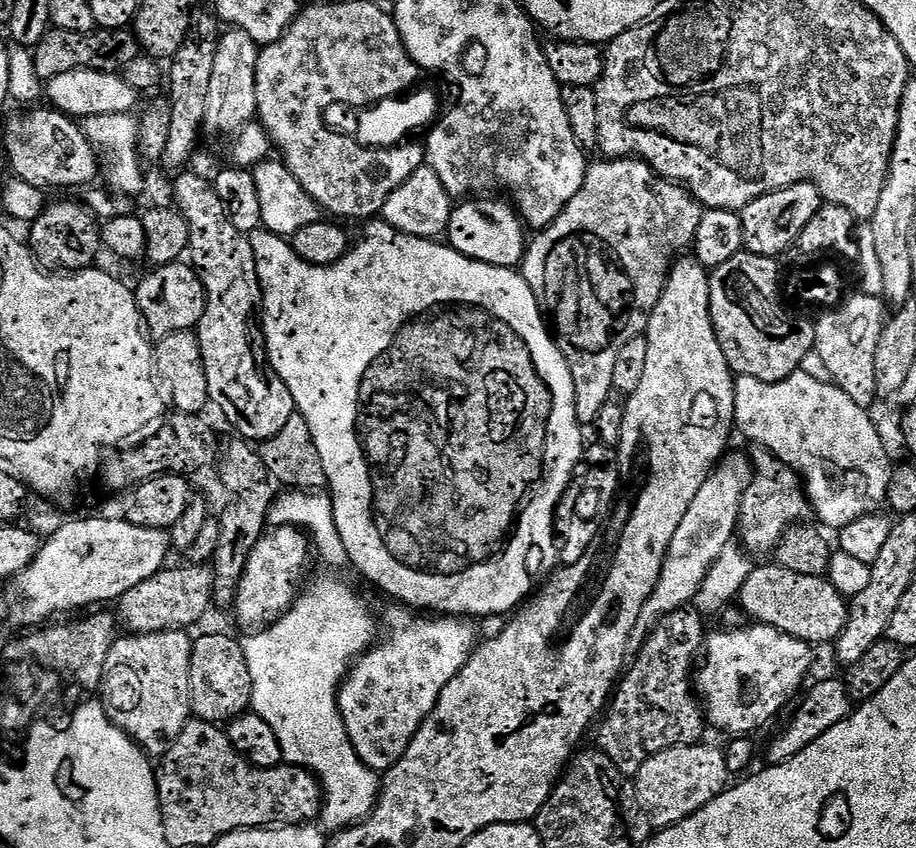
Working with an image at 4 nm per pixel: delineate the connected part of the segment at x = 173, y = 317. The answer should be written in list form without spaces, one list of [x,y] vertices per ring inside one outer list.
[[[188,262],[161,264],[153,267],[151,271],[152,273],[134,288],[136,305],[140,307],[140,315],[147,331],[156,338],[175,332],[193,331],[204,317],[204,284],[200,281],[199,272]]]

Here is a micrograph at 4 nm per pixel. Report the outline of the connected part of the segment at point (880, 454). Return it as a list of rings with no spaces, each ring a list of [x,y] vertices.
[[[802,371],[795,372],[777,384],[762,382],[758,378],[736,376],[736,423],[735,427],[753,445],[765,448],[774,458],[786,462],[793,468],[808,493],[811,511],[825,529],[841,530],[856,519],[883,509],[888,502],[890,478],[894,460],[888,457],[888,448],[880,437],[869,413],[860,408],[842,389],[835,384],[818,382]]]

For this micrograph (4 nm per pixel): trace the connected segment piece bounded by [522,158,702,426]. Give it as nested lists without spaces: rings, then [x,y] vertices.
[[[600,158],[597,164],[593,163],[589,167],[584,185],[580,187],[578,194],[564,208],[559,218],[543,229],[537,235],[540,237],[533,244],[531,241],[527,245],[522,261],[522,275],[525,282],[532,287],[532,292],[540,301],[543,311],[550,317],[551,323],[554,325],[555,335],[558,337],[559,343],[563,345],[564,357],[568,359],[568,365],[572,367],[572,377],[576,387],[576,416],[581,425],[595,425],[600,411],[610,402],[611,396],[608,395],[613,395],[614,392],[614,372],[619,354],[628,342],[636,337],[643,337],[647,333],[648,321],[652,319],[652,311],[658,306],[660,295],[664,293],[664,287],[668,281],[668,276],[672,273],[673,264],[676,263],[681,254],[687,253],[684,252],[687,248],[689,251],[693,247],[701,215],[702,205],[700,201],[683,184],[665,180],[644,160],[639,158]]]

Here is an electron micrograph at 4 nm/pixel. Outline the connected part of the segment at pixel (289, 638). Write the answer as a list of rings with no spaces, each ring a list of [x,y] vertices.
[[[332,576],[314,580],[296,597],[296,603],[285,616],[249,635],[252,637],[245,639],[243,646],[252,683],[251,711],[270,722],[274,734],[278,734],[285,761],[308,769],[320,781],[324,790],[323,827],[343,830],[366,819],[376,809],[376,800],[380,797],[381,777],[358,758],[338,703],[338,689],[352,665],[377,643],[378,616],[350,585]]]

